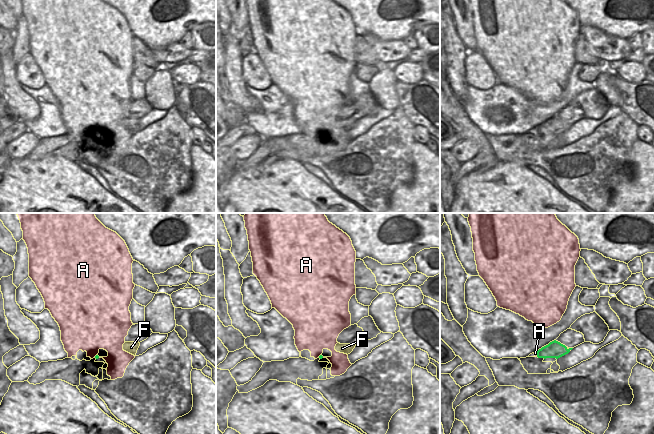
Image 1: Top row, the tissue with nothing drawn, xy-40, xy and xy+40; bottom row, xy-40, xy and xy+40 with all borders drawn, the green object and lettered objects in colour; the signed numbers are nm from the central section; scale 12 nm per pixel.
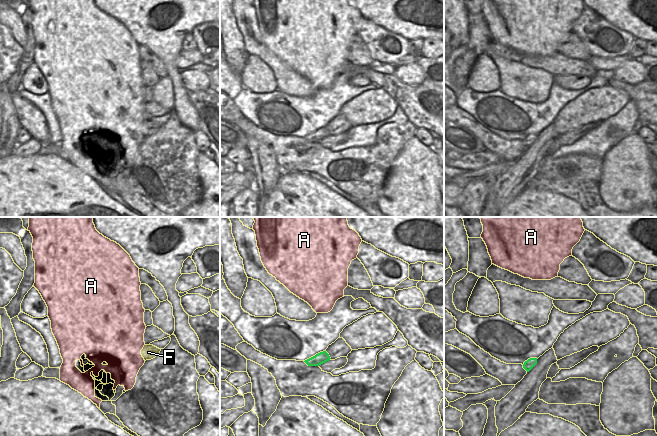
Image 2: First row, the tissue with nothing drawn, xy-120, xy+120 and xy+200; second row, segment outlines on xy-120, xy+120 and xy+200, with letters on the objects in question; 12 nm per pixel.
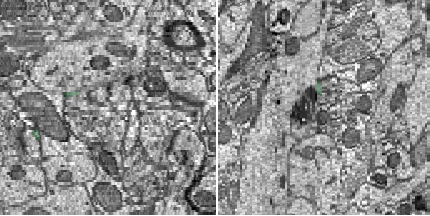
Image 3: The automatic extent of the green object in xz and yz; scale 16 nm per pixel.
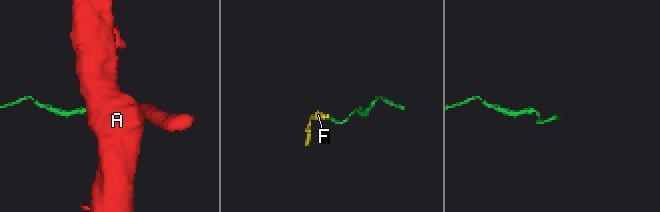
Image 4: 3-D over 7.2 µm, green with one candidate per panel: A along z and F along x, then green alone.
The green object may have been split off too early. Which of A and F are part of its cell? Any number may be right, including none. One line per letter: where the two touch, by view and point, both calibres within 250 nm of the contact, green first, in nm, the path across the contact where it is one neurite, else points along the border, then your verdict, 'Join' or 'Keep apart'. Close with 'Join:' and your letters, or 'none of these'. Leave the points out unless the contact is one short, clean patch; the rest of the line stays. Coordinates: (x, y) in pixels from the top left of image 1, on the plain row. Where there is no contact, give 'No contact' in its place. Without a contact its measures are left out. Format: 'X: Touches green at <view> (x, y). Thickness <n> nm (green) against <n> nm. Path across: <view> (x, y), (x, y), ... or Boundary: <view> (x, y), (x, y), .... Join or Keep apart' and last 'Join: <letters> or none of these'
A: Touches green at xy+40 (537, 130). Thickness 200 nm (green) against 30 nm. Boundary: xy+40 (536, 128), (537, 132). Keep apart
F: Touches green at xy+40 (568, 125). Thickness 200 nm (green) against 20 nm. Join
Join: F

